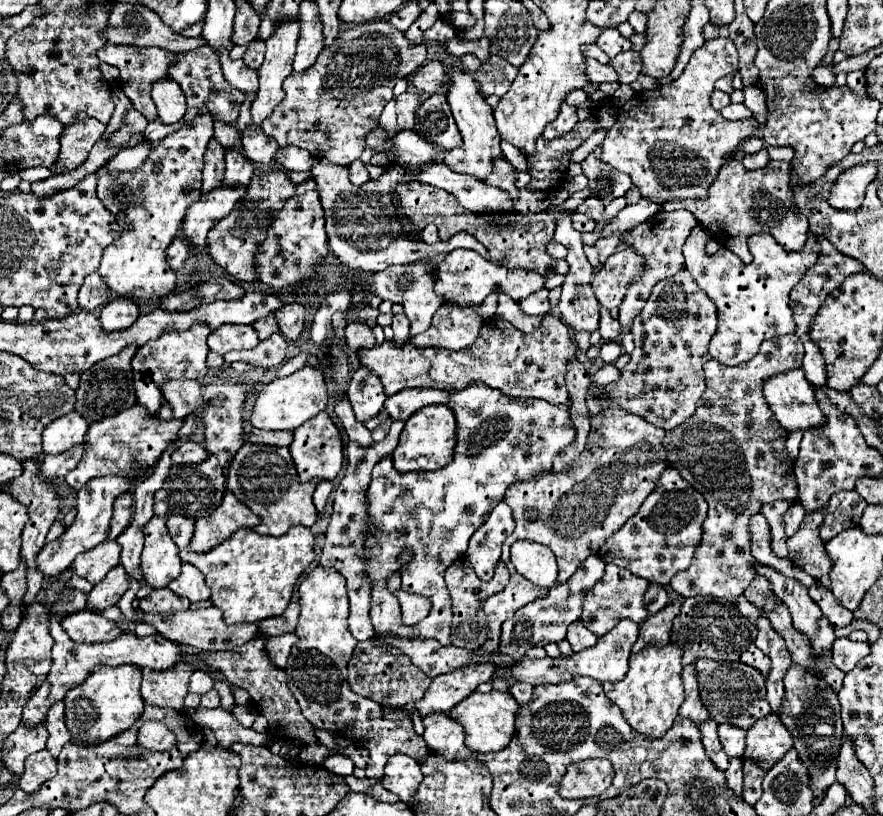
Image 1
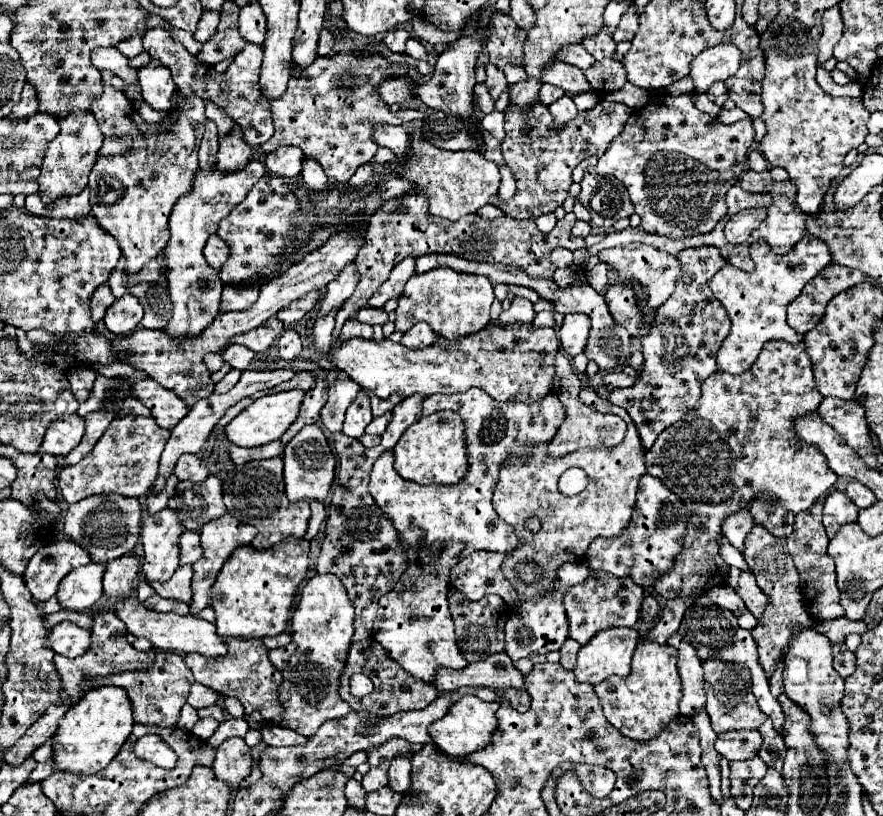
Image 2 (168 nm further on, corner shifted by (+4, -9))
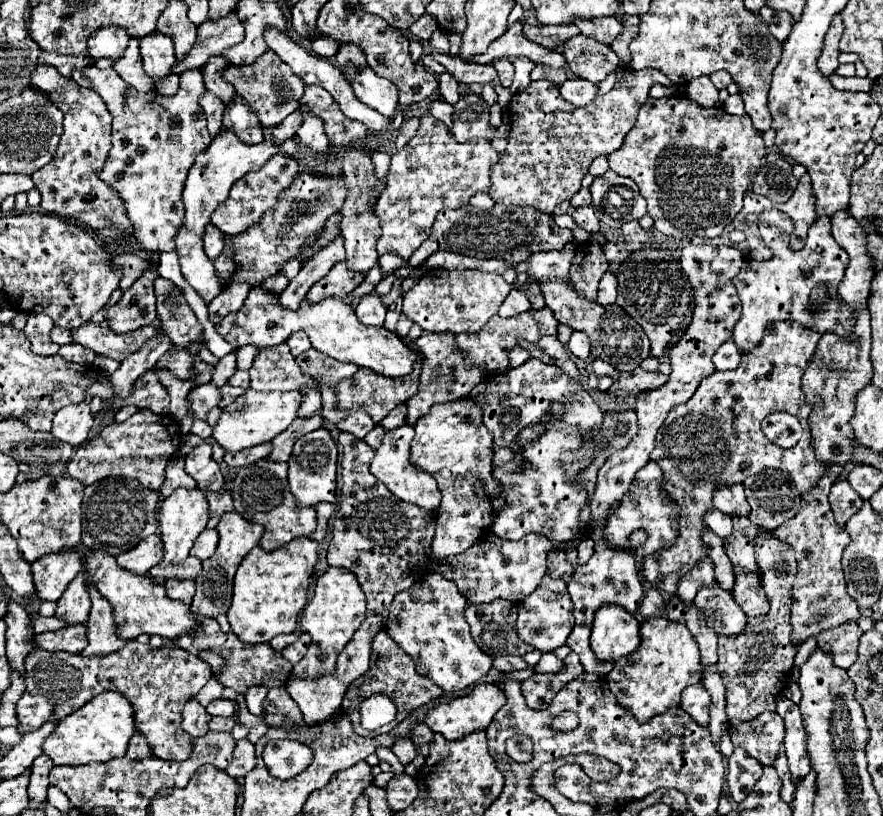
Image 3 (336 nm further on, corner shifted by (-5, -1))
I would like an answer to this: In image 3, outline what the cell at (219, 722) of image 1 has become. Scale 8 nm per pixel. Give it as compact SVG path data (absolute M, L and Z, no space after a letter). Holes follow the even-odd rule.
M240 739L236 741L234 747L234 757L230 761L230 765L226 767L226 773L234 779L242 779L246 777L246 773L250 773L256 765L256 749L248 739Z

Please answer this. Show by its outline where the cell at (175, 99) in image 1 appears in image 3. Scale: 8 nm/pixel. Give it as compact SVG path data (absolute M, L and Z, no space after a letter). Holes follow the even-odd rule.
M150 33L150 37L140 39L140 55L144 63L144 71L148 77L152 77L156 83L170 75L176 55L174 45L170 37L162 33Z

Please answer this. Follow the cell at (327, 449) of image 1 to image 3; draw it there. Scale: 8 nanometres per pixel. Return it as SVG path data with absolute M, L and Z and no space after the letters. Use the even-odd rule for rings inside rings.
M320 427L306 435L302 435L294 443L292 457L288 461L288 485L296 497L296 503L302 507L314 507L320 501L336 501L336 463L338 463L338 449L328 429Z

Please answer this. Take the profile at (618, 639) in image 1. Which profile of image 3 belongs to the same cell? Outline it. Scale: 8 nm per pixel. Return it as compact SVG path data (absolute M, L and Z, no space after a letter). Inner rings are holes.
M602 605L596 611L590 647L598 661L618 661L632 655L642 643L640 623L618 605Z

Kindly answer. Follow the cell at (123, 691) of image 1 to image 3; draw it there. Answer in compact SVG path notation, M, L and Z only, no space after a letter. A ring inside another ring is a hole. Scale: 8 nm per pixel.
M106 691L88 701L76 713L64 717L56 731L44 741L44 753L54 761L54 765L86 765L92 761L110 761L114 757L124 757L128 741L134 735L134 711L130 701L118 691Z

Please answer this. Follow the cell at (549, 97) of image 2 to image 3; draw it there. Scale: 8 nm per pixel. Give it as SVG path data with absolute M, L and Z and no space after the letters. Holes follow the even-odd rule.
M536 65L532 71L532 81L534 79L548 79L554 85L562 85L568 79L568 73L564 69L542 69L542 65Z

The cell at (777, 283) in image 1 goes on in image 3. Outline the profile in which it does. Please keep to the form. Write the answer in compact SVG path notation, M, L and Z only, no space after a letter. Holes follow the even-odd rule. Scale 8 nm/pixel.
M770 209L760 215L758 219L760 233L766 241L766 245L772 249L774 257L770 261L744 261L744 267L740 273L732 279L738 297L742 301L742 317L738 325L734 327L734 343L738 345L740 353L750 353L754 347L760 345L764 331L770 323L782 321L782 319L794 319L800 325L826 333L834 331L838 335L850 337L854 327L854 315L852 309L842 305L838 301L838 281L844 277L844 269L848 265L848 253L836 245L832 233L830 233L830 219L818 217L814 225L808 231L806 247L802 251L792 251L788 245L788 235L792 233L792 221L778 209ZM766 225L766 227L764 227ZM818 283L826 283L830 287L830 301L824 305L820 313L812 313L808 307L808 295Z

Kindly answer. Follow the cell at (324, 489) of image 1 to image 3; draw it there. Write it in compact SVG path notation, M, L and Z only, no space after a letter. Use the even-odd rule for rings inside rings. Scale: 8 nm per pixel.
M318 503L316 505L316 511L318 511L318 527L314 533L310 533L310 537L314 541L322 541L324 535L326 535L326 529L328 529L328 519L334 511L334 505L332 503Z

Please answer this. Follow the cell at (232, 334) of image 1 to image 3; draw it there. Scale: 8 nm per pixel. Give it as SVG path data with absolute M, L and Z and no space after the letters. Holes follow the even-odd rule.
M244 345L236 351L236 357L238 357L238 369L250 369L254 357L258 353L258 347L256 345Z

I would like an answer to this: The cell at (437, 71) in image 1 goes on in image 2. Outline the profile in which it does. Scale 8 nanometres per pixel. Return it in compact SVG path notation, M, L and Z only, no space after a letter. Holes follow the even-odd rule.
M397 77L393 81L387 79L377 85L377 95L385 101L385 105L393 105L393 103L403 105L405 101L413 99L409 85L411 85L411 81L405 77Z

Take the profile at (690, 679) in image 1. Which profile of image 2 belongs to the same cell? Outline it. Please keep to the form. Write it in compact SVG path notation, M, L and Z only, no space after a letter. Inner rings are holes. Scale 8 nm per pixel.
M673 635L669 641L677 649L677 663L679 663L679 675L683 681L683 699L679 703L681 715L693 717L699 709L705 707L705 679L703 679L703 661L697 657L697 651L693 645L683 641L679 635Z

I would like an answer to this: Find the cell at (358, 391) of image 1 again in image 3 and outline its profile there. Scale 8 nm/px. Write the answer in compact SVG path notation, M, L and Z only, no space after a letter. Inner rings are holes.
M354 411L344 421L340 421L336 427L340 431L348 431L348 433L352 433L352 435L362 439L368 431L372 431L376 427L376 423L372 421L372 417L366 411Z

